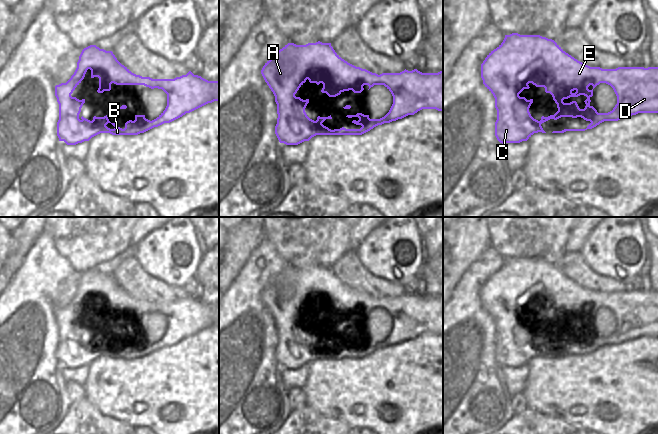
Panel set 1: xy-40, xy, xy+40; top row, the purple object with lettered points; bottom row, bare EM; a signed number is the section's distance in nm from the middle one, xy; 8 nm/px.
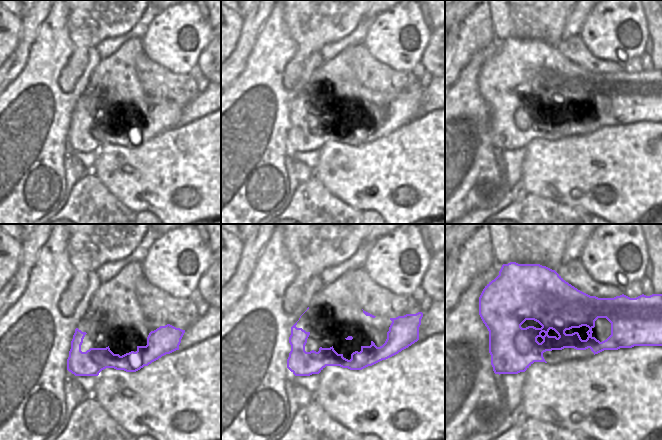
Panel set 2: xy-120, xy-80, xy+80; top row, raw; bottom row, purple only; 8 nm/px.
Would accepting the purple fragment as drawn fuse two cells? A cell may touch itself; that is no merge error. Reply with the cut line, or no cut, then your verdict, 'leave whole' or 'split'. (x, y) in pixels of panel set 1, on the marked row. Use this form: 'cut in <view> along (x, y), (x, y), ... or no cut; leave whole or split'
no cut; leave whole

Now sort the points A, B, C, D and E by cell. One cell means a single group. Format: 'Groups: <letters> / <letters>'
Groups: A B C D E.

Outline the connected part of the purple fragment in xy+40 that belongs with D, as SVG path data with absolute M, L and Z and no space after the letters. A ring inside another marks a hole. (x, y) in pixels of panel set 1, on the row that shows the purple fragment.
M512 33L512 34L510 34L510 35L505 35L505 38L504 38L503 42L502 42L496 49L494 49L493 51L491 51L491 52L487 55L487 57L485 58L485 60L483 61L483 63L481 64L481 78L482 78L482 80L483 80L483 84L485 85L485 87L493 94L493 96L494 96L494 98L495 98L495 108L496 108L496 110L497 110L497 120L496 120L496 122L495 122L495 136L496 136L497 140L498 140L500 143L502 143L502 144L503 144L503 143L520 143L520 142L522 142L522 141L527 141L534 133L538 133L538 132L546 133L546 132L543 130L541 124L544 123L544 122L546 122L546 121L548 121L548 120L550 120L550 119L557 120L557 119L559 119L559 118L561 118L561 117L572 117L572 118L581 117L581 118L583 118L584 120L590 121L590 122L591 122L591 123L587 126L586 129L564 129L564 130L562 130L562 131L553 131L553 132L552 132L552 133L564 133L564 132L566 132L566 131L585 131L585 130L587 130L587 129L592 129L592 128L596 127L597 125L599 125L600 123L602 123L602 122L604 122L604 121L618 121L618 120L620 120L620 119L624 119L624 118L626 118L626 117L630 117L630 116L636 115L636 114L638 114L638 113L658 113L658 67L648 67L648 68L644 68L644 67L618 67L618 68L616 68L616 69L602 69L602 68L600 68L600 67L590 67L590 66L588 66L588 65L586 65L586 64L584 64L584 63L578 61L577 59L575 59L574 57L572 57L571 55L569 55L568 53L566 53L566 52L565 52L554 40L548 39L548 38L546 38L546 37L542 37L542 36L540 36L540 35L520 35L520 34L518 34L518 33ZM529 83L532 83L532 84L535 85L536 87L544 87L544 88L545 88L545 92L546 92L546 93L550 93L550 94L552 95L553 100L554 100L555 103L557 104L557 108L558 108L558 111L557 111L554 115L550 115L550 116L548 116L548 117L542 116L540 121L534 119L534 118L531 116L531 114L530 114L530 112L529 112L529 108L530 108L531 104L533 103L533 99L527 100L525 97L520 97L520 96L519 96L519 94L520 94L524 89L529 89L529 88L530 88L529 85L528 85ZM600 83L606 83L606 84L610 85L610 86L613 88L615 94L616 94L616 96L617 96L617 104L615 105L615 107L613 108L613 110L610 111L610 112L608 112L608 113L598 113L597 110L596 110L593 106L590 105L590 102L591 102L590 98L593 96L593 89L594 89L597 85L599 85ZM580 95L584 95L584 96L587 97L587 99L584 101L585 104L586 104L586 106L585 106L584 109L580 109L576 101L572 101L572 102L570 102L570 103L564 103L564 102L563 102L564 99L568 99L568 98L570 98L570 97L578 97L578 96L580 96Z

